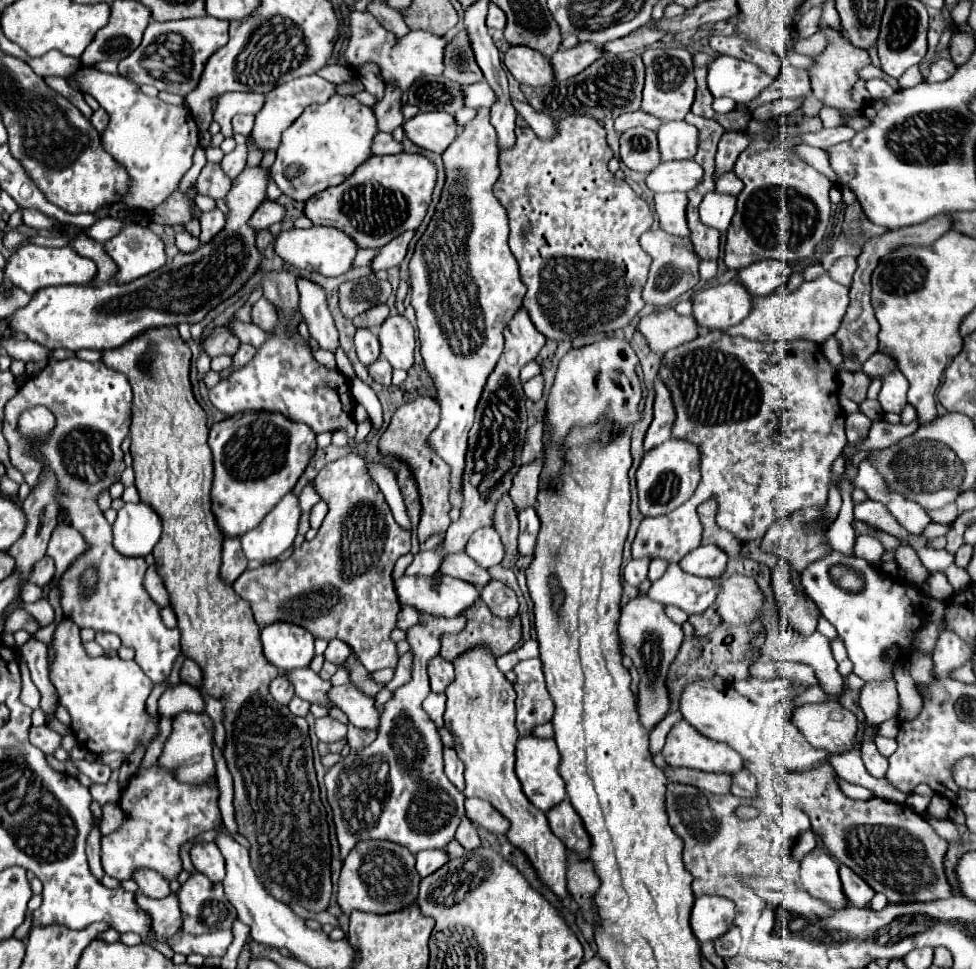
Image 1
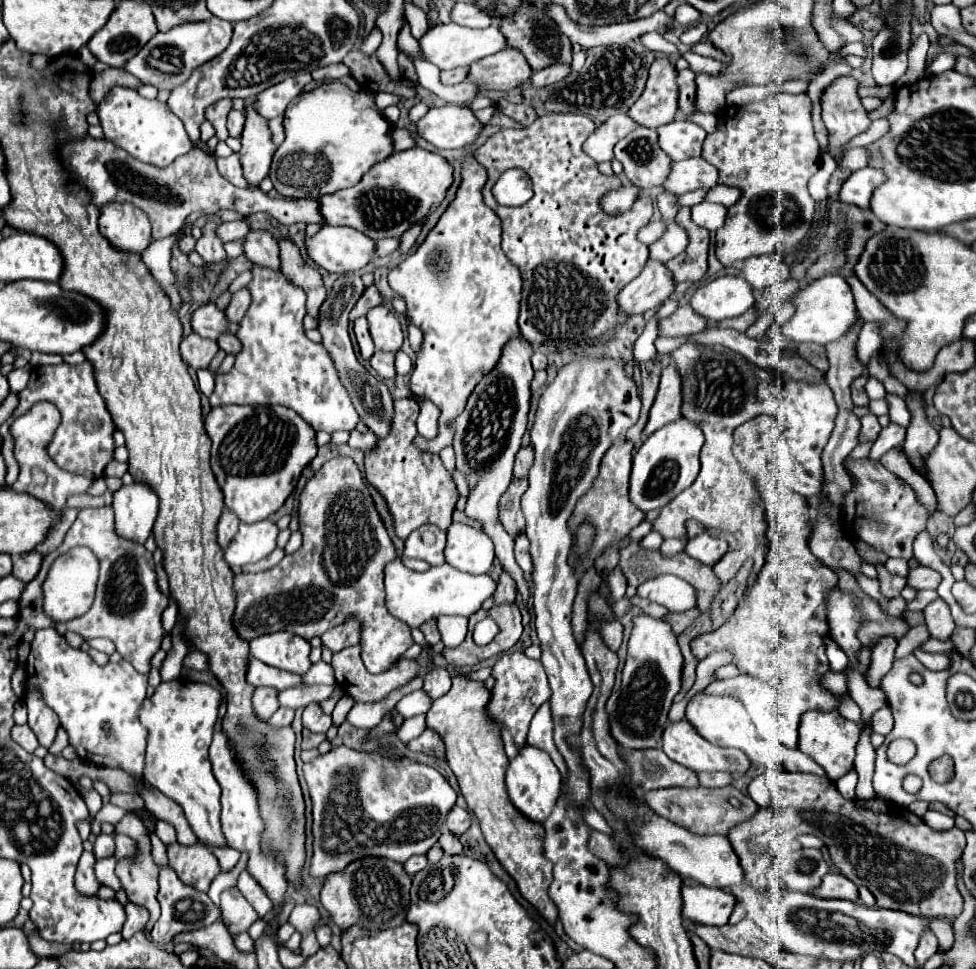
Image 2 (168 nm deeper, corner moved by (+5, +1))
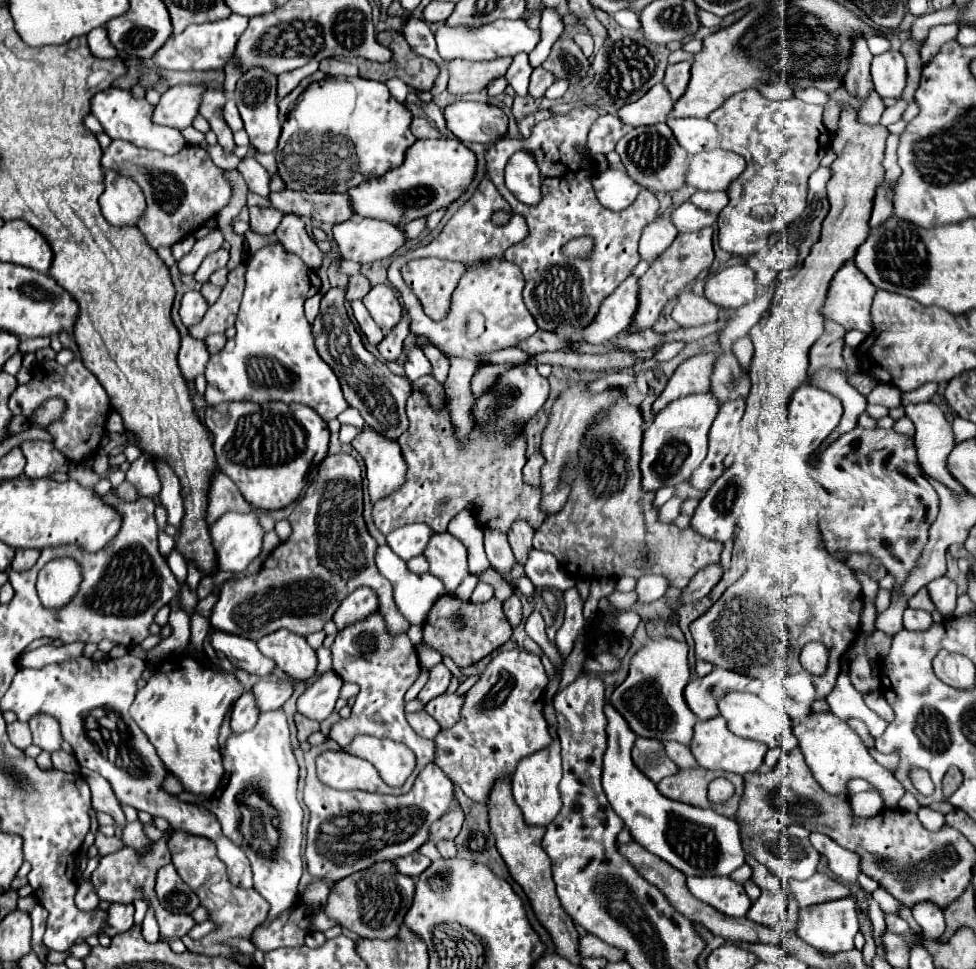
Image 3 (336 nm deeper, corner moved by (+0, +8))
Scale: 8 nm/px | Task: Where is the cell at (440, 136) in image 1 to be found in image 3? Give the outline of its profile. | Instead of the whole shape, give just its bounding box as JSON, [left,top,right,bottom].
[444,101,508,143]

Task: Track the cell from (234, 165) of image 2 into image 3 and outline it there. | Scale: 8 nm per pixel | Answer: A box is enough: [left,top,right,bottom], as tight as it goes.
[236,153,270,197]

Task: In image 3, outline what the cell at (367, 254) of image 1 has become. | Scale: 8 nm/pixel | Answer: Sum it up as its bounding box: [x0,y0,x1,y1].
[402,219,426,239]

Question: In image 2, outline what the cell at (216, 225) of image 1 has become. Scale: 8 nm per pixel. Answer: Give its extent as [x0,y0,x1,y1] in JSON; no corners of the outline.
[195,222,225,264]

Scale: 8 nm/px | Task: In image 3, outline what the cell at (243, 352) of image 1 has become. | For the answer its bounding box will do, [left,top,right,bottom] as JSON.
[190,263,246,339]

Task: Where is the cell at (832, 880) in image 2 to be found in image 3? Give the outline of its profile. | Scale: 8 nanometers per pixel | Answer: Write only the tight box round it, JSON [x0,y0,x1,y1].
[786,873,852,907]

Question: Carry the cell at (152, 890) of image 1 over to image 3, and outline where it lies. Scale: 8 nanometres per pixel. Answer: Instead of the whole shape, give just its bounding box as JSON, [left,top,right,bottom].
[82,769,126,829]

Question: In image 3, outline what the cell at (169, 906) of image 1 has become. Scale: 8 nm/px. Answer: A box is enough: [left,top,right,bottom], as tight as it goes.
[106,903,134,935]

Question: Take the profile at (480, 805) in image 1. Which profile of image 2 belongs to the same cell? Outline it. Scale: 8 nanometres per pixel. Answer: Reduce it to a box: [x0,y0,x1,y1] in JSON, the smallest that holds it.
[445,806,473,836]

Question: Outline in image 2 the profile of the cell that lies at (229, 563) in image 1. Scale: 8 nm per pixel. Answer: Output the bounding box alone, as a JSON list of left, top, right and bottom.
[217,508,239,548]

